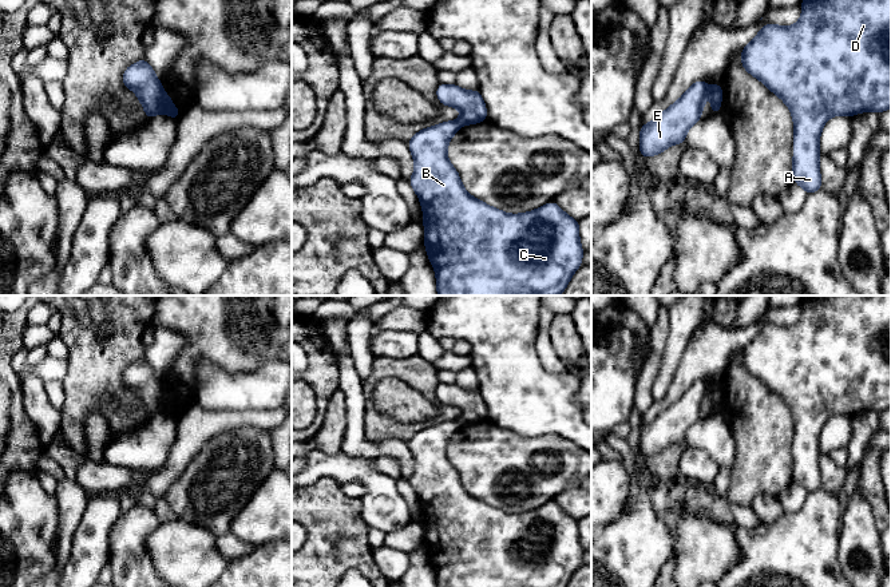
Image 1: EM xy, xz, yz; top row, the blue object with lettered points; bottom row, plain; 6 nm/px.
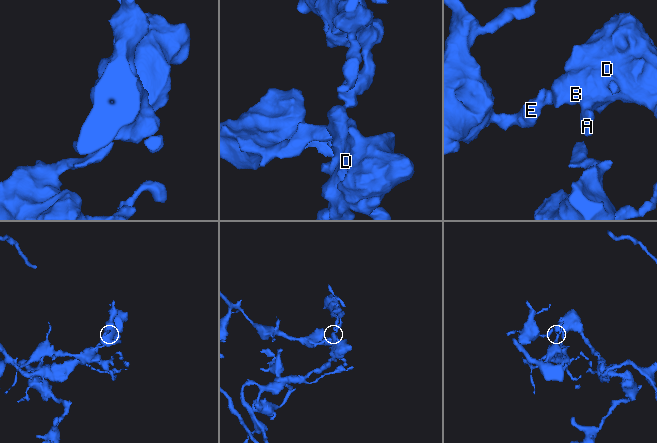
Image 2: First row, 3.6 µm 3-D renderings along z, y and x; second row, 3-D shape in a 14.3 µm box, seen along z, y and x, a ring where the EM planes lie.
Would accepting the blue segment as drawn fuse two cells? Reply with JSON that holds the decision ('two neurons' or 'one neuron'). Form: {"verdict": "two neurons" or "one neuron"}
{"verdict": "two neurons"}

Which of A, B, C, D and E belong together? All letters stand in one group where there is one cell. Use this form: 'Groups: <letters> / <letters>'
Groups: A B C D / E

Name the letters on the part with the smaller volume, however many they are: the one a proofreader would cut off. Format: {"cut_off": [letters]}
{"cut_off": ["E"]}

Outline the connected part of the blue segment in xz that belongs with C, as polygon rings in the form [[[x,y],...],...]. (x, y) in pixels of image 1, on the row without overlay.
[[[458,420],[443,421],[417,431],[407,443],[415,461],[408,481],[423,507],[424,546],[435,568],[436,587],[567,587],[585,551],[579,542],[579,521],[554,500],[530,512],[507,513],[471,496],[447,457],[448,443],[459,428]]]

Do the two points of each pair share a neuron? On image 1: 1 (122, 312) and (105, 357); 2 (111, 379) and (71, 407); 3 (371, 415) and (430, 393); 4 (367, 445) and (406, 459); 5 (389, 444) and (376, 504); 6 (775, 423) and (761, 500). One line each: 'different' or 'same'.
1: same
2: same
3: same
4: same
5: different
6: different

